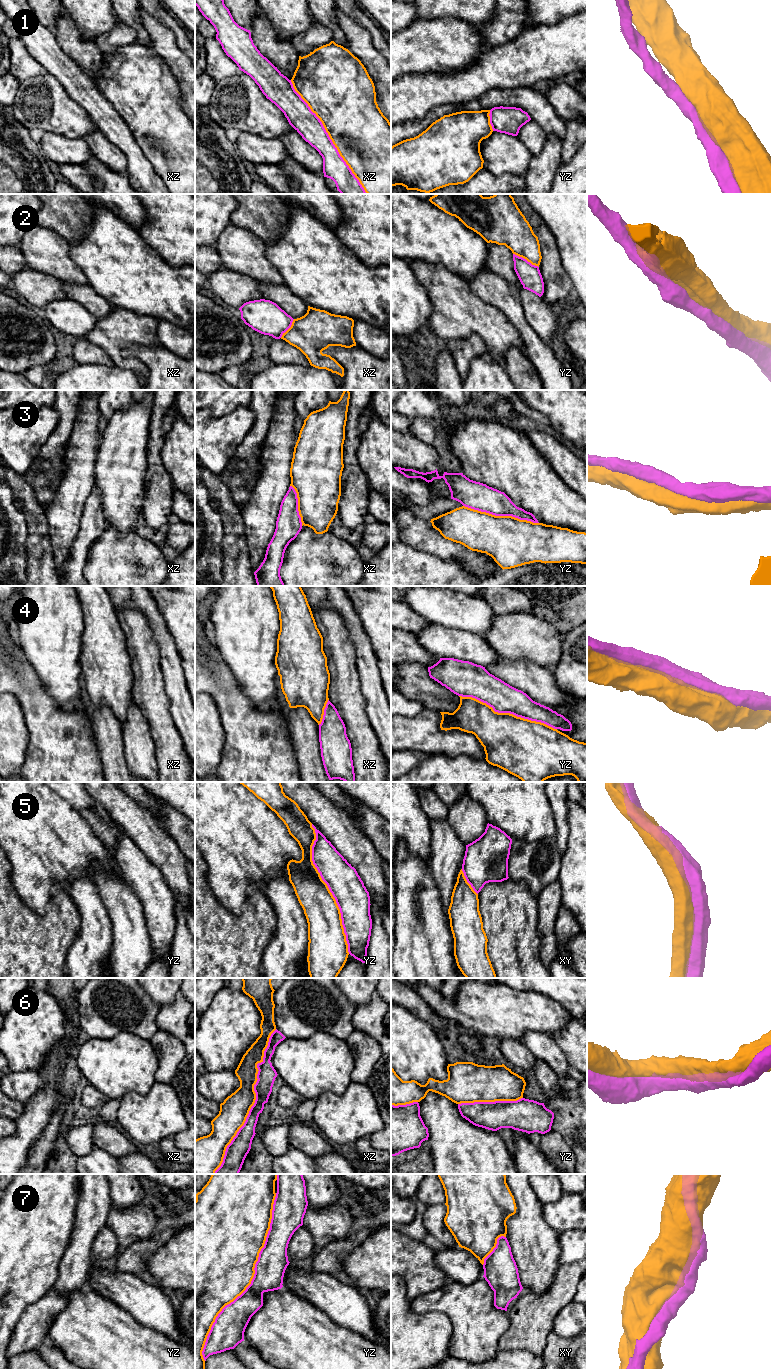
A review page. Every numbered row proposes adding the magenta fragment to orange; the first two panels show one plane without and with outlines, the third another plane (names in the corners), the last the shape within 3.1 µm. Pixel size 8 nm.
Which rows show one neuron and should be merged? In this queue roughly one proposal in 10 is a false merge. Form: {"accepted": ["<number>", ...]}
{"accepted": ["1", "3", "4", "6", "7"]}

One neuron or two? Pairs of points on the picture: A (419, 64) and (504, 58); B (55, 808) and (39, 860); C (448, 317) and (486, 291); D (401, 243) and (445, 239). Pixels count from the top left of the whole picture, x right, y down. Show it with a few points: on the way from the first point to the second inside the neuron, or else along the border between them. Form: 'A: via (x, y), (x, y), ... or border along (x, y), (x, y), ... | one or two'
A: border along (490, 48), (485, 50), (466, 67), (454, 71) | two
B: via (44, 821), (43, 847) | one
C: via (457, 312), (462, 307), (471, 306), (477, 300) | one
D: via (412, 242), (415, 239), (434, 239) | one

